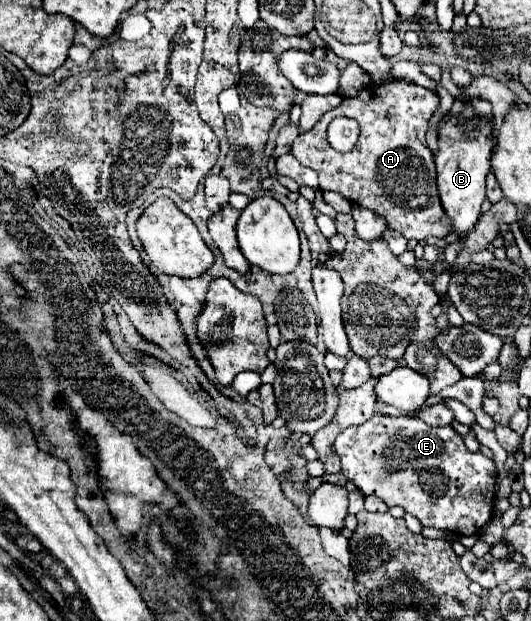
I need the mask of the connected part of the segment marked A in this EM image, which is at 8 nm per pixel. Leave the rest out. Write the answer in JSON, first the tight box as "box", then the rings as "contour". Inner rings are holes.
{"box":[292,80,452,240],"contour":[[[388,80],[382,84],[370,84],[358,98],[344,98],[342,104],[330,112],[326,112],[316,126],[300,134],[292,146],[292,154],[302,166],[308,166],[318,172],[320,178],[320,190],[332,190],[342,194],[346,200],[366,206],[378,214],[382,214],[388,220],[388,226],[398,230],[406,240],[426,240],[430,236],[434,238],[446,238],[452,232],[452,222],[446,218],[446,212],[442,208],[438,190],[436,190],[436,168],[434,168],[434,154],[426,144],[426,130],[428,122],[438,110],[438,96],[418,84],[408,84],[402,80]],[[344,112],[354,118],[360,124],[360,138],[352,152],[340,154],[336,152],[328,140],[326,140],[326,128],[336,116],[344,116]]]}

